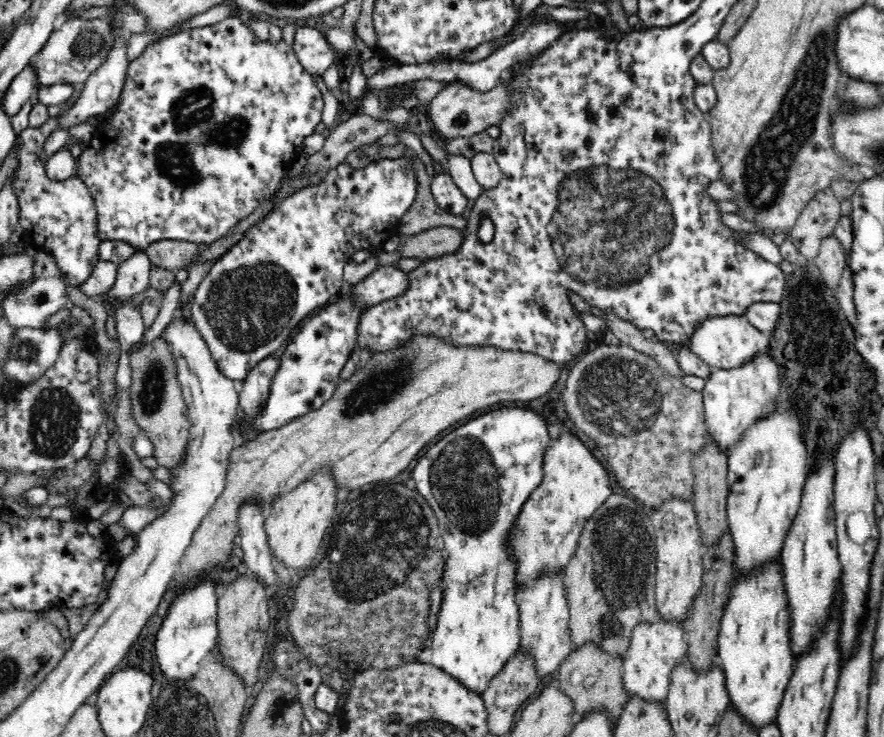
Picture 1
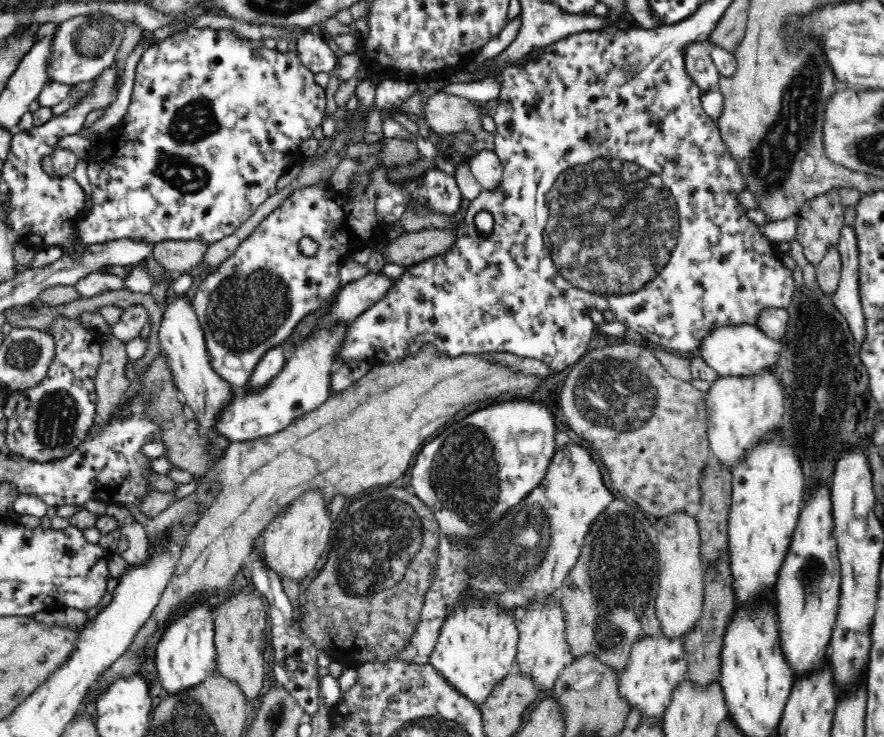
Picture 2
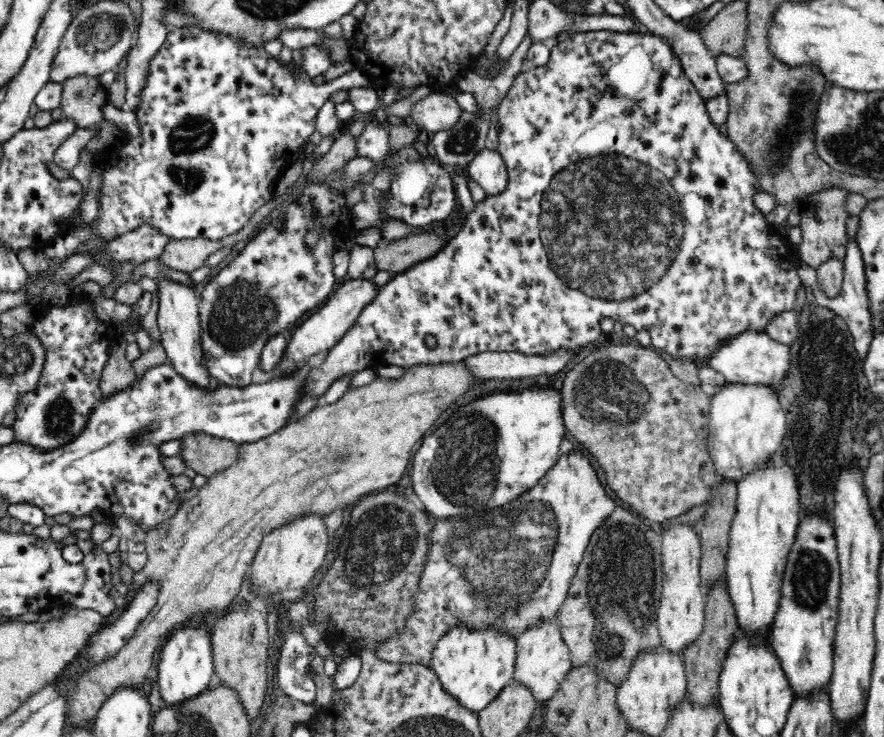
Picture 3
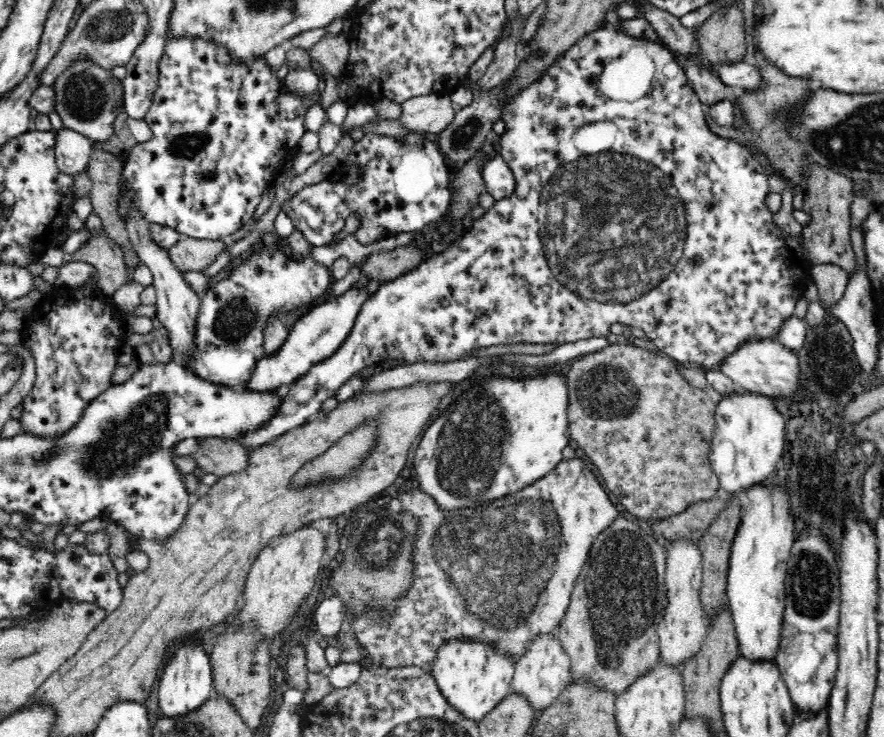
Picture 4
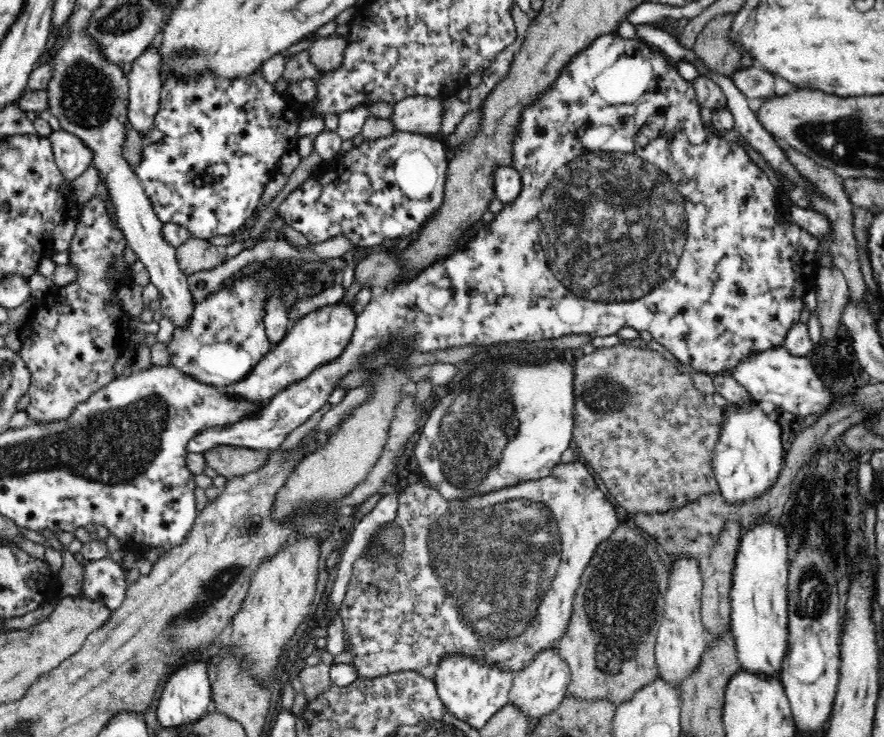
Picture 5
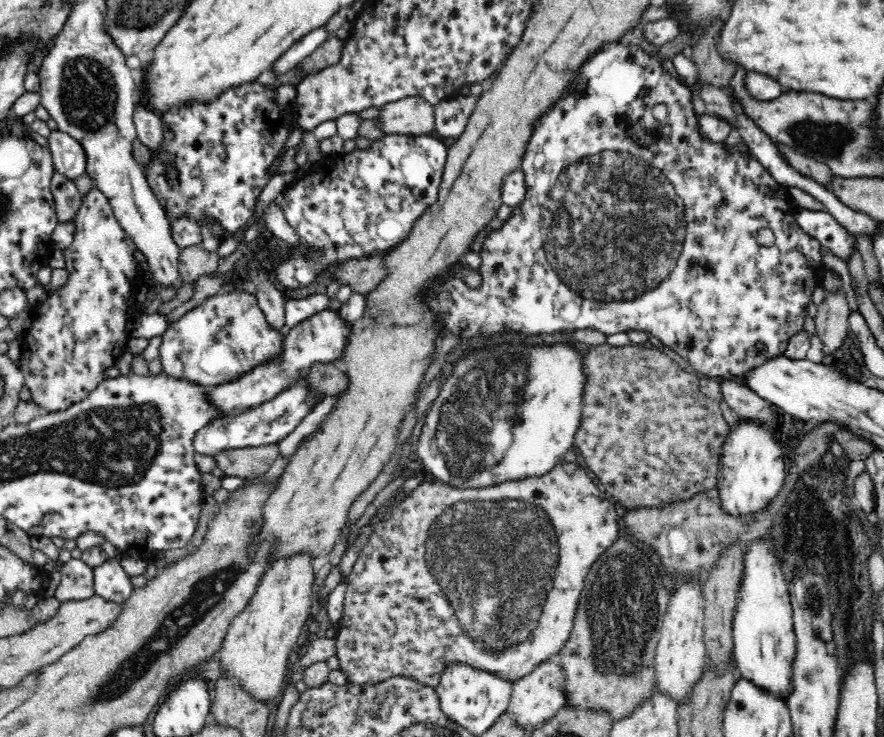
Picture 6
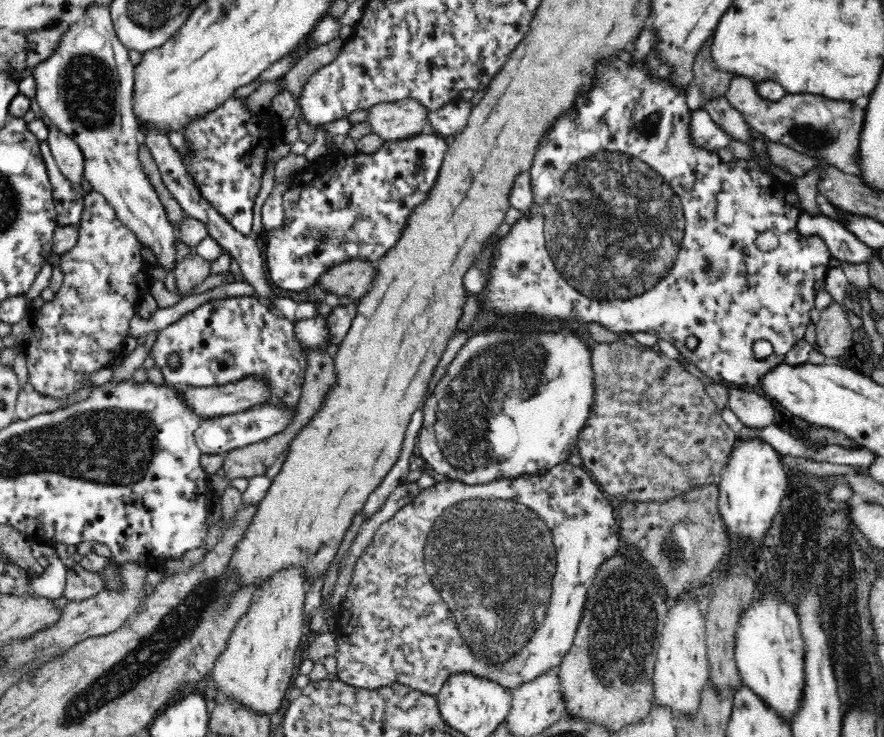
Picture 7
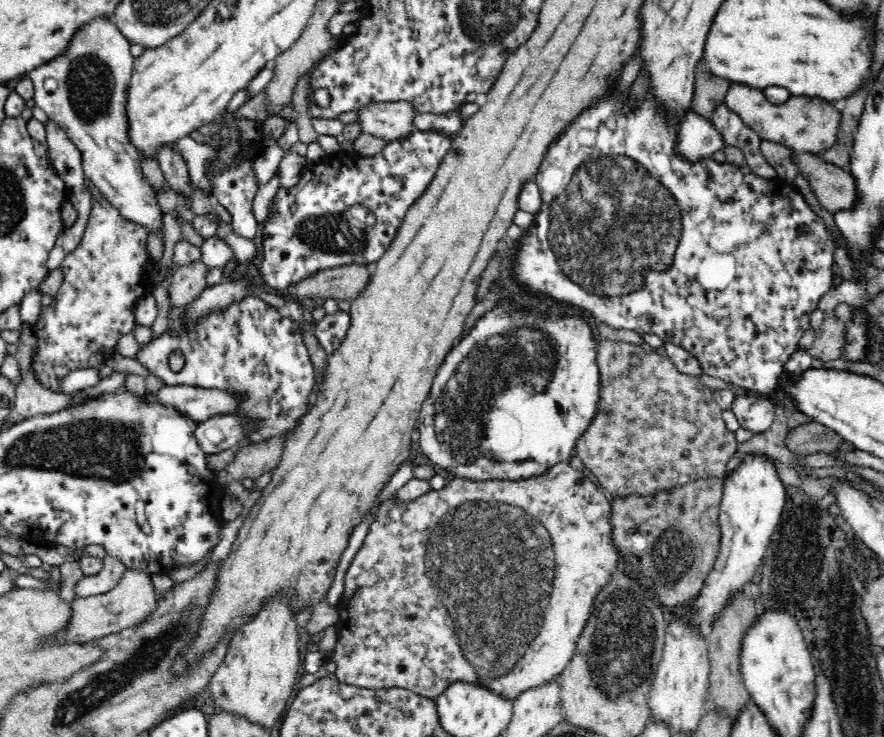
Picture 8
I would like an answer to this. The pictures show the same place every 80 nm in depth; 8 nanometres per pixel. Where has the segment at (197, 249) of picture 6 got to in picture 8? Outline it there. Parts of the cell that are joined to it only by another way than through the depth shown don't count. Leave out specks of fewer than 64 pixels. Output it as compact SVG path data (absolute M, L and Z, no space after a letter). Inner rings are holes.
M201 259L190 261L176 268L168 285L169 298L173 306L184 306L195 301L207 286L209 267Z

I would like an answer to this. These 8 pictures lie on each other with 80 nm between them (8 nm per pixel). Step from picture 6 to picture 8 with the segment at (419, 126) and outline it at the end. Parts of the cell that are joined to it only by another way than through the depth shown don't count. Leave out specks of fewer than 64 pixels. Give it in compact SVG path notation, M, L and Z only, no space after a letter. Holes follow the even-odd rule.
M372 102L359 110L359 125L364 133L394 141L408 138L416 131L414 117L418 114L411 102Z

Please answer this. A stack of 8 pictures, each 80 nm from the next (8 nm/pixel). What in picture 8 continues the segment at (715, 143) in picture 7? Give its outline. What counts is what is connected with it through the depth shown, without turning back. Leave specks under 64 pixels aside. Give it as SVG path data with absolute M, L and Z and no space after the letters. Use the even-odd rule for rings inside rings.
M692 108L685 114L679 129L680 136L676 145L681 154L691 162L704 156L712 156L714 152L727 146L712 120L700 116Z

